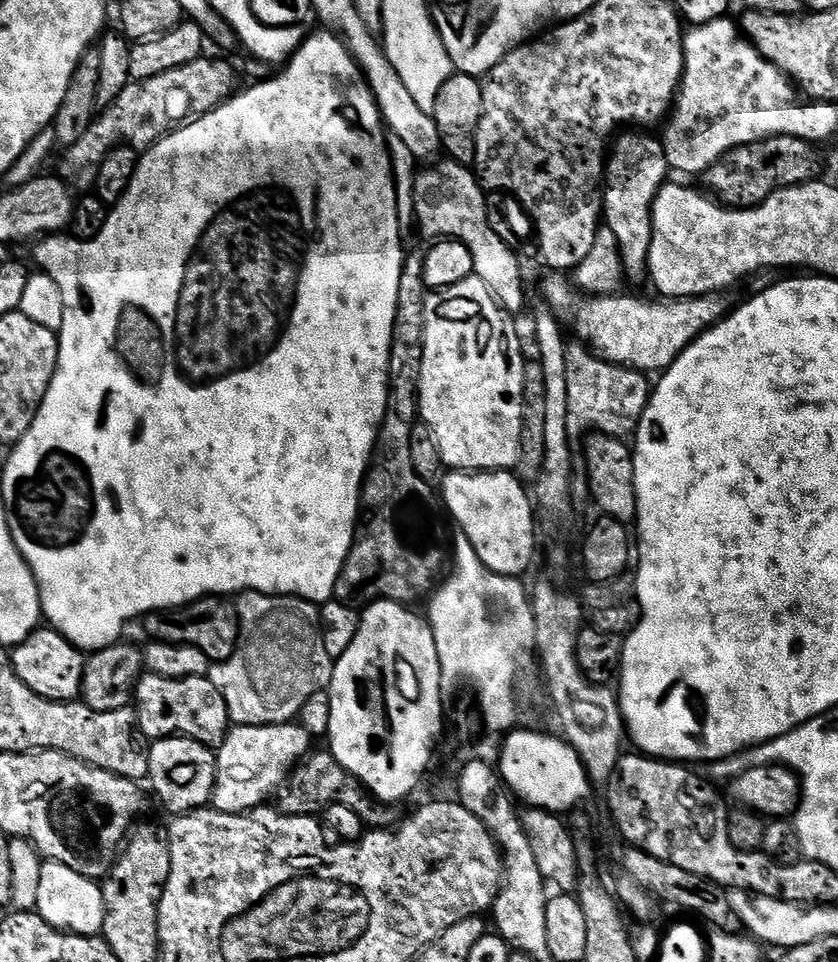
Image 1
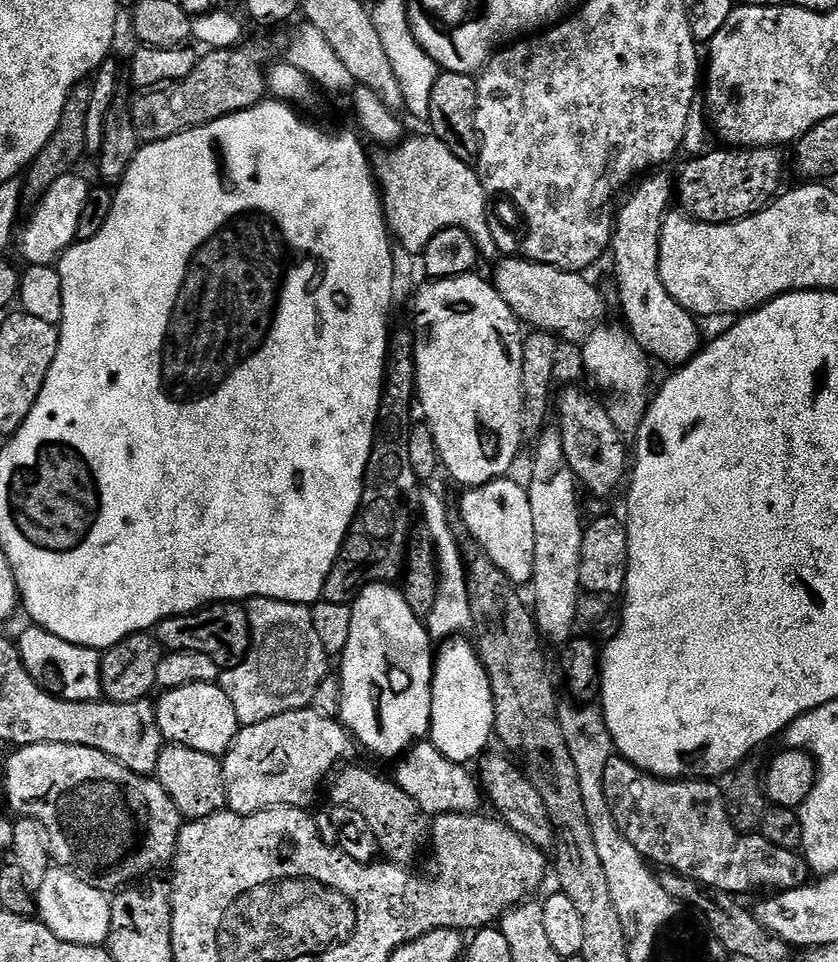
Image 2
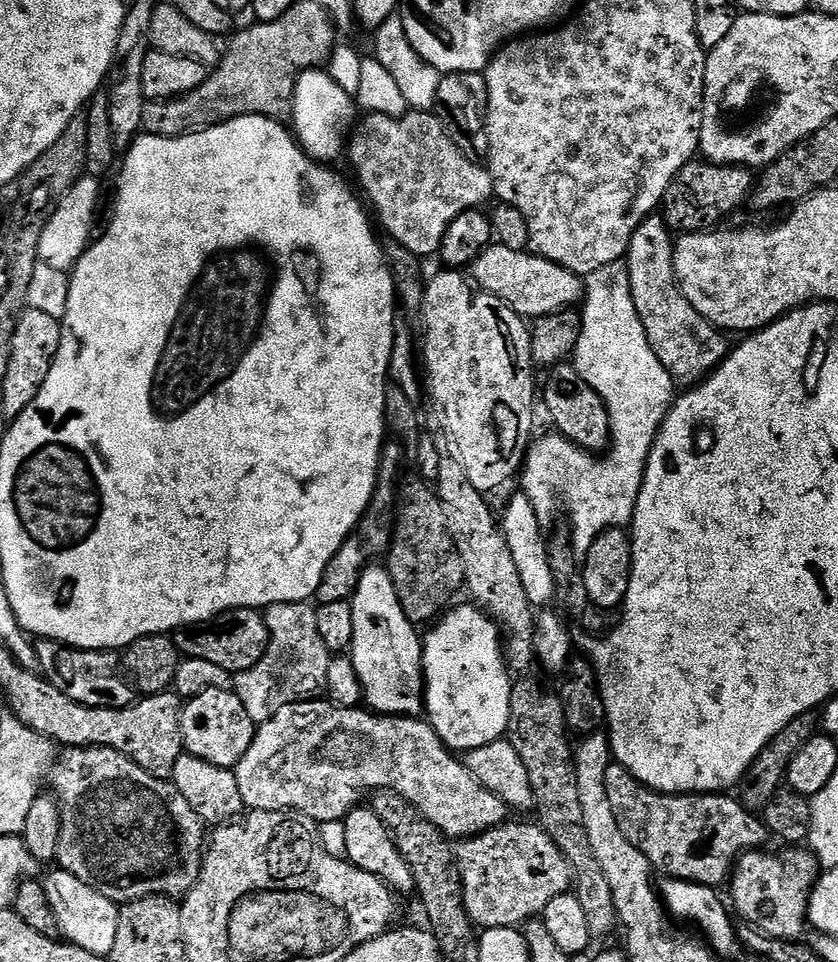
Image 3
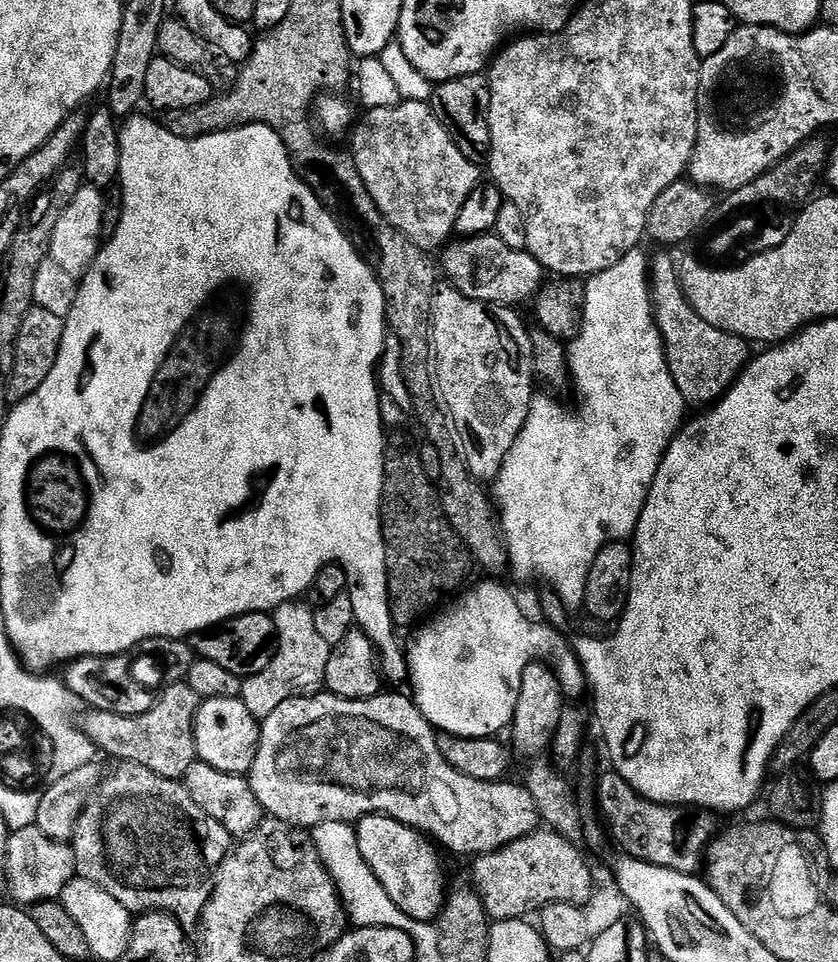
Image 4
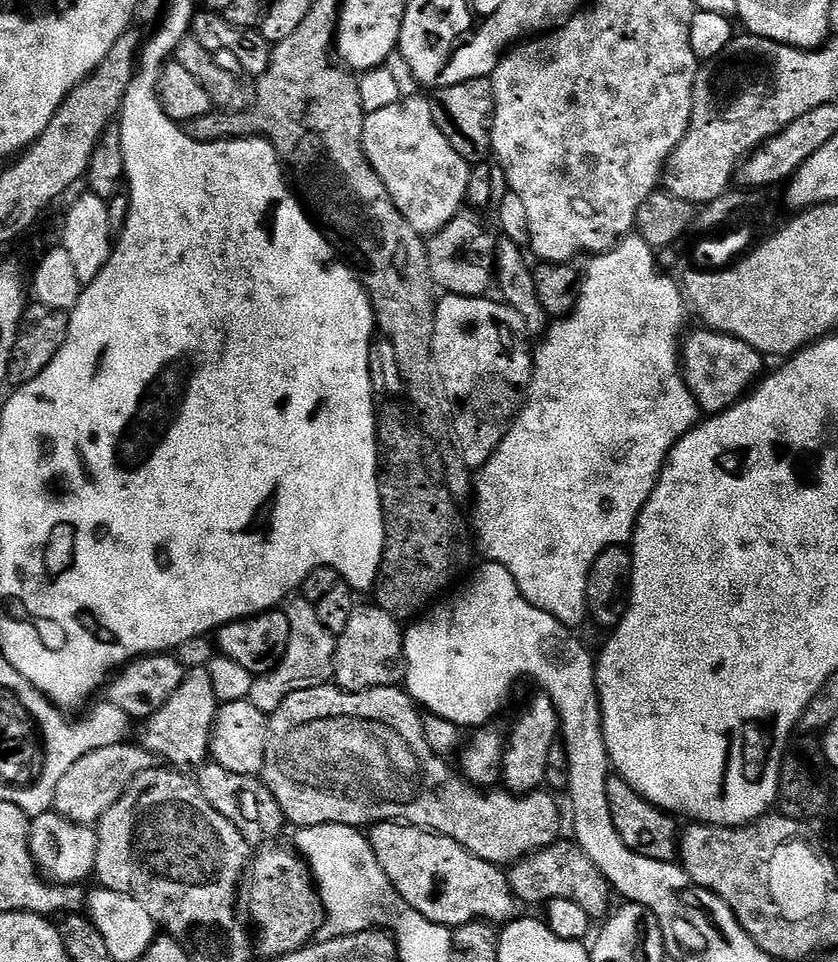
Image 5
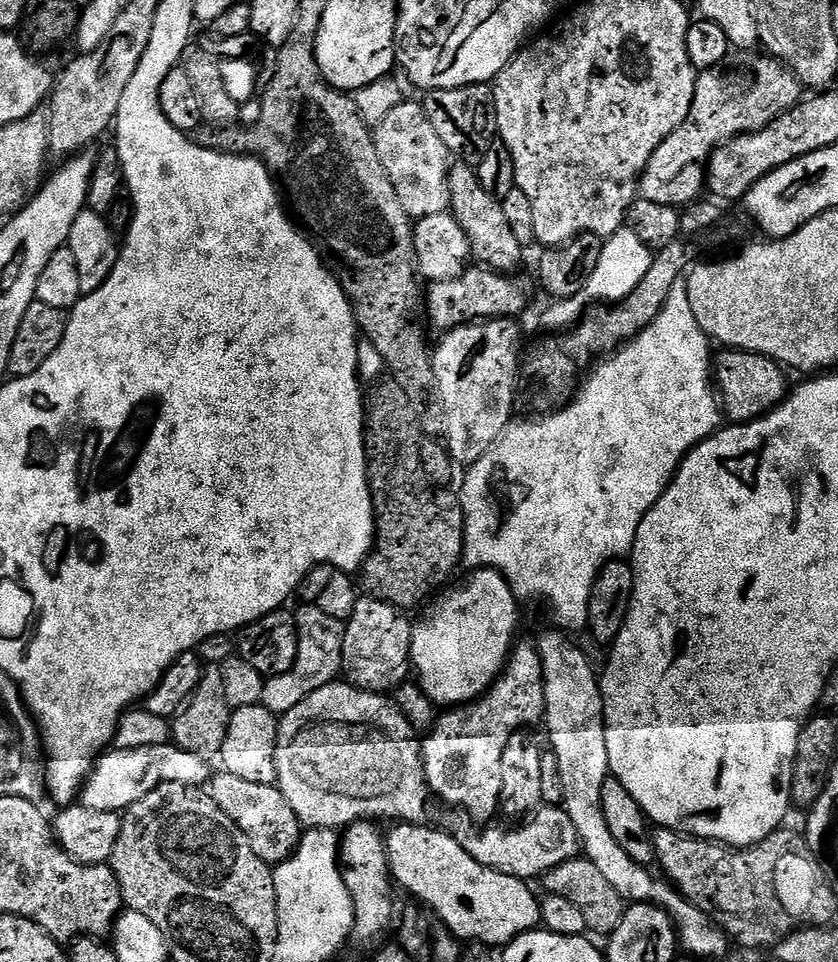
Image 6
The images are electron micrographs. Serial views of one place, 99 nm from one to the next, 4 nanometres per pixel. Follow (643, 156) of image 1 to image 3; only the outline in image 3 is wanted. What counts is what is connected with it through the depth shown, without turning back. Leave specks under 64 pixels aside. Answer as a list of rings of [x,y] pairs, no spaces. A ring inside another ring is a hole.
[[[653,214],[641,220],[630,239],[626,263],[630,294],[634,298],[634,310],[638,310],[638,318],[642,318],[642,330],[646,330],[646,338],[654,354],[658,354],[658,362],[662,362],[666,374],[670,374],[673,385],[687,390],[707,380],[708,375],[728,357],[730,343],[729,337],[702,318],[680,292],[674,274],[673,247],[671,229],[661,215]]]

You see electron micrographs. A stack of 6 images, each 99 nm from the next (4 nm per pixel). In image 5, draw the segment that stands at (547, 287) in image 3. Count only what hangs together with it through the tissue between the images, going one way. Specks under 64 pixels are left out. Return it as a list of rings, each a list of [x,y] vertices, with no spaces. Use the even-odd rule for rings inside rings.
[[[456,215],[444,228],[432,234],[427,241],[428,261],[432,283],[437,289],[453,296],[484,296],[487,288],[494,284],[494,242],[488,238],[487,232],[472,216]]]

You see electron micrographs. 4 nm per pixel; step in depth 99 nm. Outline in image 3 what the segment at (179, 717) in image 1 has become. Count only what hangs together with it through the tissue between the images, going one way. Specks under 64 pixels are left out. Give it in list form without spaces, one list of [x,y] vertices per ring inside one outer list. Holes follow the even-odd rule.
[[[232,688],[226,690],[202,690],[202,694],[191,697],[180,709],[180,733],[184,739],[184,750],[187,755],[197,756],[219,768],[235,769],[236,764],[250,750],[250,742],[254,742],[258,725],[246,714],[246,706],[242,706],[242,698]]]

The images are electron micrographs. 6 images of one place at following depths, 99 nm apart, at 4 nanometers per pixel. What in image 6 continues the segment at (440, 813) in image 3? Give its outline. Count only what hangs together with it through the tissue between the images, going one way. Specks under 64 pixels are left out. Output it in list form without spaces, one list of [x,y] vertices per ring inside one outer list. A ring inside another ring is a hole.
[[[333,682],[322,686],[322,690],[314,690],[310,698],[302,698],[294,710],[279,717],[276,784],[305,829],[343,830],[360,820],[392,820],[405,824],[427,821],[430,789],[424,777],[421,737],[410,726],[395,699],[379,692],[367,692],[347,682]],[[544,806],[539,809],[521,828],[511,832],[508,828],[492,828],[484,826],[480,832],[471,832],[467,823],[454,829],[454,835],[474,858],[474,862],[482,862],[490,870],[498,870],[498,874],[510,874],[519,880],[535,881],[542,878],[554,866],[562,866],[562,862],[577,859],[581,855],[580,839],[574,822],[570,822],[570,814],[560,806]]]

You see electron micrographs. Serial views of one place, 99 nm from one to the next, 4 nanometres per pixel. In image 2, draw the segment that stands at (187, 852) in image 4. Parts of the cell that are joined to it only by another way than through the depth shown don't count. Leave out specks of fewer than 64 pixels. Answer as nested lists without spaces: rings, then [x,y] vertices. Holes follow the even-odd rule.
[[[26,744],[15,749],[16,752],[8,760],[4,768],[4,792],[8,795],[8,804],[20,818],[37,820],[46,830],[48,835],[48,853],[53,861],[61,868],[67,868],[82,882],[94,886],[98,890],[112,894],[133,882],[139,881],[145,874],[152,874],[155,868],[164,868],[173,863],[176,858],[176,843],[182,827],[182,817],[178,806],[166,794],[166,790],[160,785],[160,781],[152,776],[139,776],[134,770],[122,766],[114,758],[102,754],[102,750],[94,750],[90,746],[78,746],[77,744]]]

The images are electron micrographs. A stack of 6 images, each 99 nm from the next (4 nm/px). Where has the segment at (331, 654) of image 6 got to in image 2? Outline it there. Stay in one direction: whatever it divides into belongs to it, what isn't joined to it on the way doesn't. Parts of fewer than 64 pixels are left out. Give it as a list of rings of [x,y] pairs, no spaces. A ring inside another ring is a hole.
[[[255,596],[247,601],[252,645],[239,664],[221,671],[221,690],[230,698],[241,725],[266,722],[278,714],[307,708],[316,699],[318,686],[330,675],[330,657],[318,639],[312,609],[306,604]]]

